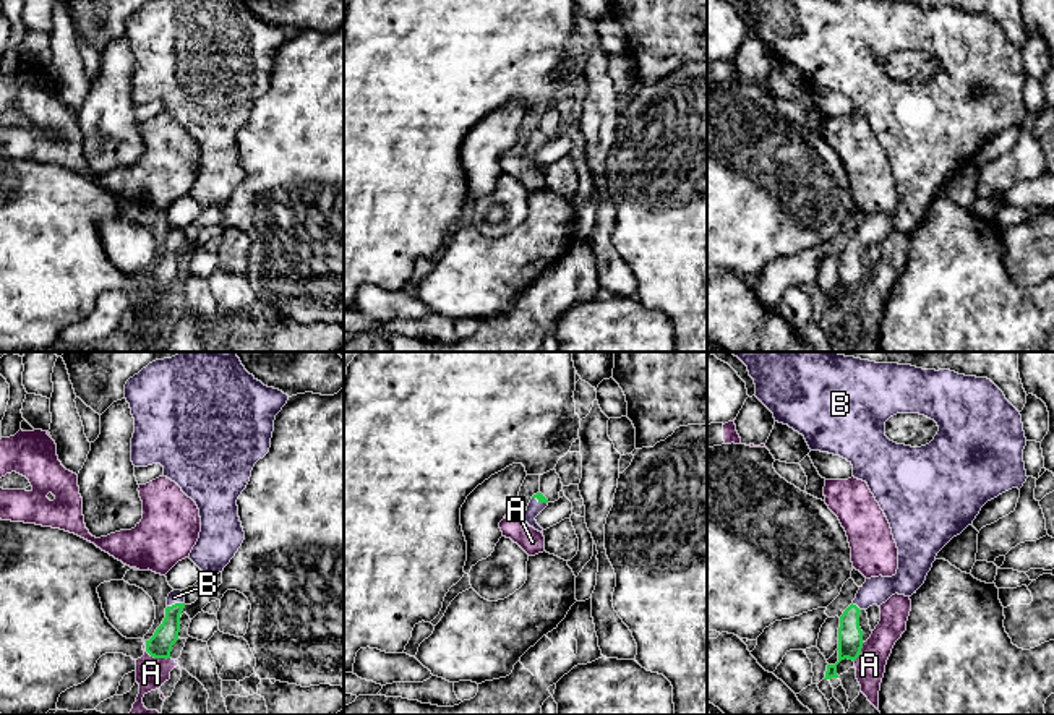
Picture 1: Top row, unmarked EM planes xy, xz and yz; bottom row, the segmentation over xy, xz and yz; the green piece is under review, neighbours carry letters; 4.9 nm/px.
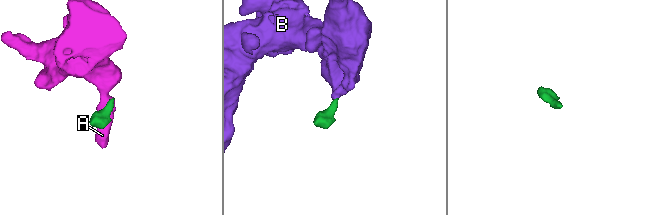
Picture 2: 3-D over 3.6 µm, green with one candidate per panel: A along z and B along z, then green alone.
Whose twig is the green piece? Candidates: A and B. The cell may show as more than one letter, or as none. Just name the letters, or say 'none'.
B

